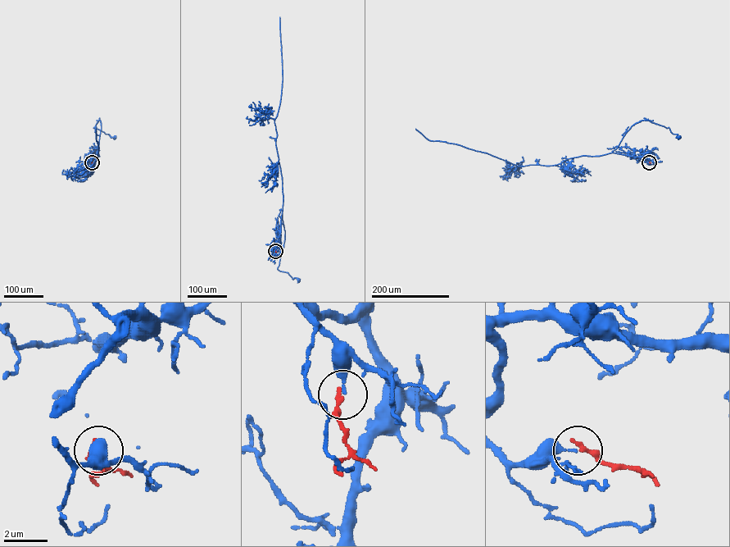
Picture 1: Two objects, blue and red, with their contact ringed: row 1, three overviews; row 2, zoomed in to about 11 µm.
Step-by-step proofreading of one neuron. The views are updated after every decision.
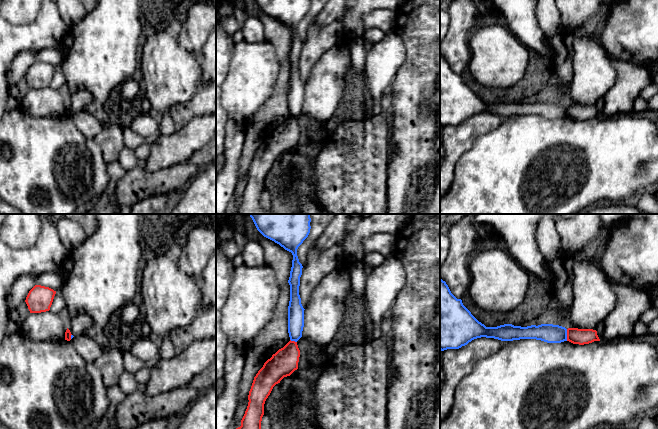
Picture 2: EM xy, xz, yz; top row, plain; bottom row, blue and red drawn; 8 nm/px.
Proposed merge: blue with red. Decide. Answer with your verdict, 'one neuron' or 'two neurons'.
two neurons

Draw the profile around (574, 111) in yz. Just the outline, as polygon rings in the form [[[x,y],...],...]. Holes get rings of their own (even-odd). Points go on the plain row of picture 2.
[[[568,104],[567,105],[567,117],[573,120],[589,120],[594,117],[600,117],[597,107],[593,105],[578,105]]]

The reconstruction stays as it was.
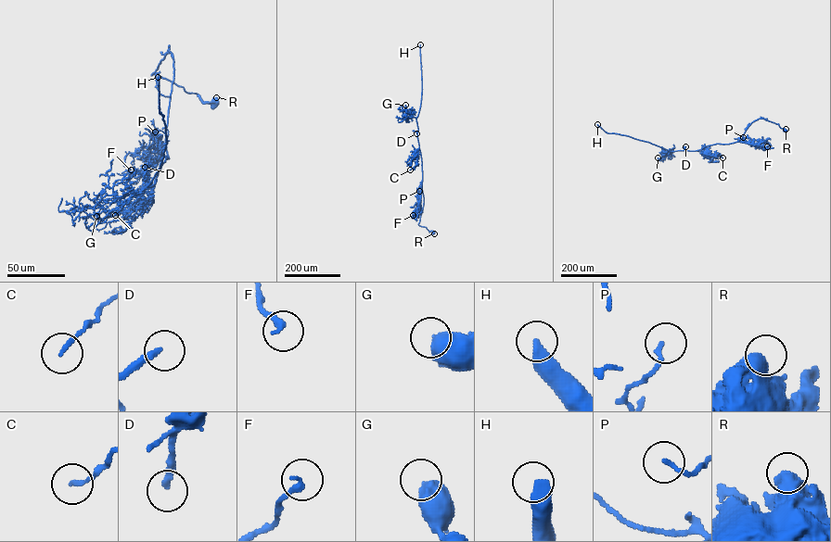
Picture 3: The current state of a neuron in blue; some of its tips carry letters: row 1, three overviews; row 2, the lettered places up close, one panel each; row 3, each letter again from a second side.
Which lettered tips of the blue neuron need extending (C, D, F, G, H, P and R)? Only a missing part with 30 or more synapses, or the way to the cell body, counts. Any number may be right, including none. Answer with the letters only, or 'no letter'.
D, H

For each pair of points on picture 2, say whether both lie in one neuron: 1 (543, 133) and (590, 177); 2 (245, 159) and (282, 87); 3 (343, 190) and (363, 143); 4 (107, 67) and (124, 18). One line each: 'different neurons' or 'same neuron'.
1: same neuron
2: same neuron
3: same neuron
4: same neuron

